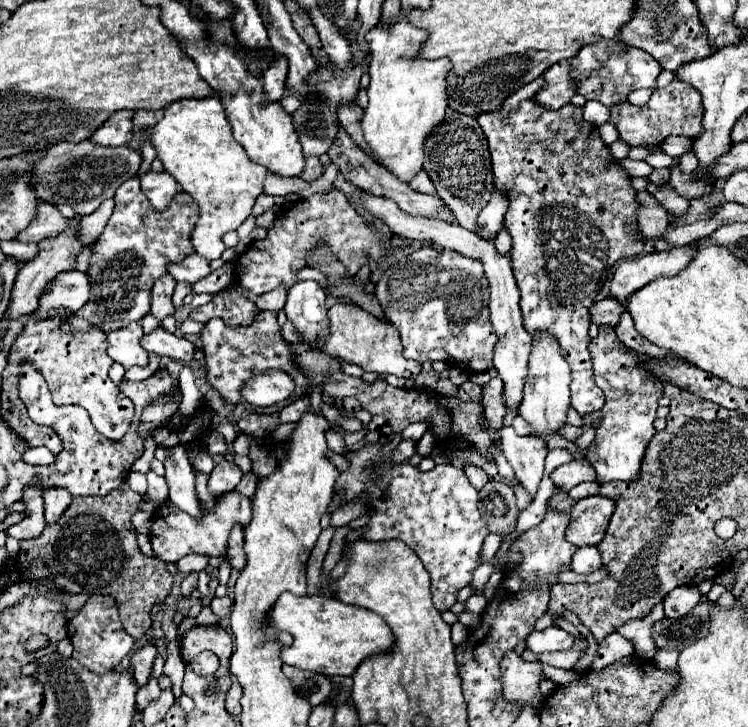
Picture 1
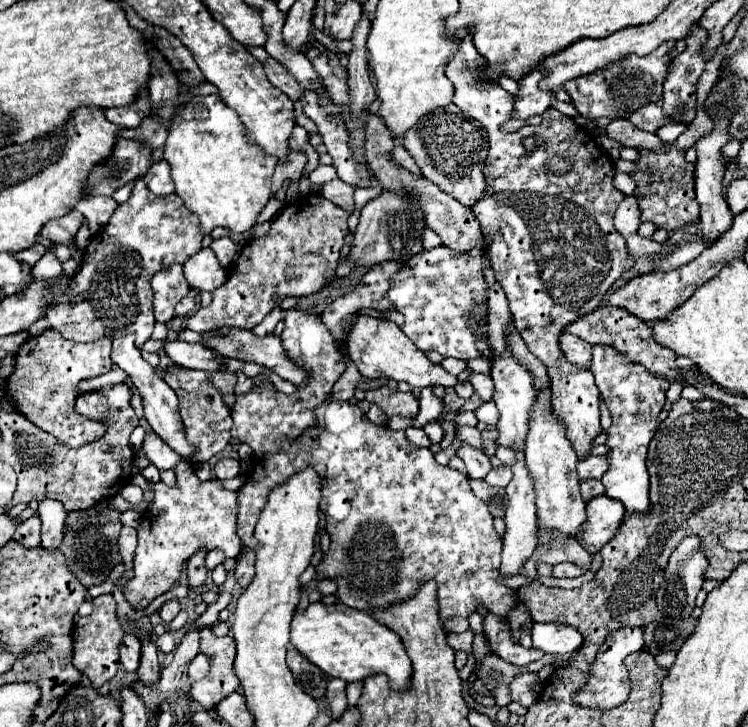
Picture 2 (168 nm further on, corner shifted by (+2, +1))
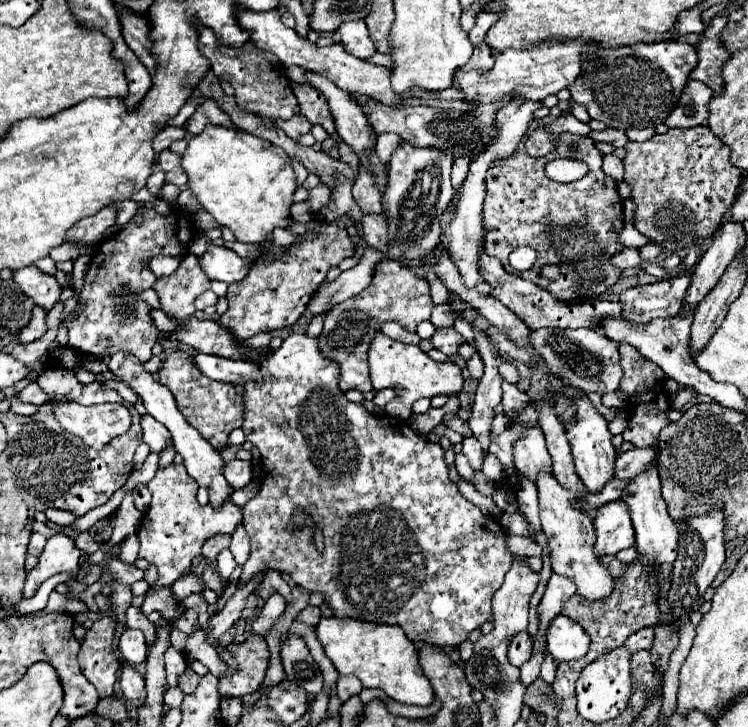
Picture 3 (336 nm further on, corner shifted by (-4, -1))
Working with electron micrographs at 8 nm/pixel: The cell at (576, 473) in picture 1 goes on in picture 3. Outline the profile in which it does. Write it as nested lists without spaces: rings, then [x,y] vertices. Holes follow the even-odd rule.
[[[634,447],[626,453],[620,453],[616,459],[616,477],[632,479],[634,475],[646,471],[652,461],[656,461],[656,447],[650,447],[650,451]]]

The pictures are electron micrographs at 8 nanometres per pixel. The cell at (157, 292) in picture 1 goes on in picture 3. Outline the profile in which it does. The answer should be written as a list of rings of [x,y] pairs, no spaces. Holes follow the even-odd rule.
[[[188,253],[180,267],[168,275],[160,277],[154,285],[154,291],[160,297],[164,313],[170,313],[178,323],[186,321],[196,309],[194,301],[198,295],[210,289],[210,279],[200,267],[200,257]]]

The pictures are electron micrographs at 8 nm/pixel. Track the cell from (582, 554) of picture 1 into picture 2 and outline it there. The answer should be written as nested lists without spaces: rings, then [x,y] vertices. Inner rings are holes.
[[[558,563],[558,565],[554,565],[552,575],[554,575],[554,577],[580,577],[580,575],[584,575],[586,571],[588,571],[588,569],[576,565],[576,563]]]

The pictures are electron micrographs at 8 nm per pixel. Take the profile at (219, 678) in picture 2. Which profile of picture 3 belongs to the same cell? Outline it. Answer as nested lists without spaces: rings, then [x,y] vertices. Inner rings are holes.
[[[254,635],[242,645],[230,643],[228,649],[236,657],[238,669],[228,667],[230,675],[220,679],[220,695],[222,697],[242,697],[246,693],[258,691],[264,681],[268,659],[270,659],[264,637]]]

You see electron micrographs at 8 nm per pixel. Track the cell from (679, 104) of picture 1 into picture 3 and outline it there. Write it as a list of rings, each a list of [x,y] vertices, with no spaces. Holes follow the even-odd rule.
[[[646,127],[646,129],[628,129],[626,131],[626,137],[628,141],[648,141],[656,131],[652,127]]]

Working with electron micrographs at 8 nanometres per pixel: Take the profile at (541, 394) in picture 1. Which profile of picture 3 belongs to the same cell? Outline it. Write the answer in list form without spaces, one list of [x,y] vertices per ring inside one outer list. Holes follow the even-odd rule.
[[[542,473],[538,477],[538,497],[540,497],[540,519],[544,533],[550,543],[550,559],[552,559],[552,571],[560,573],[576,583],[576,593],[582,595],[588,601],[602,601],[614,591],[614,577],[610,575],[608,567],[600,563],[600,559],[594,555],[594,543],[596,533],[592,519],[572,507],[574,497],[564,489],[554,475]]]

